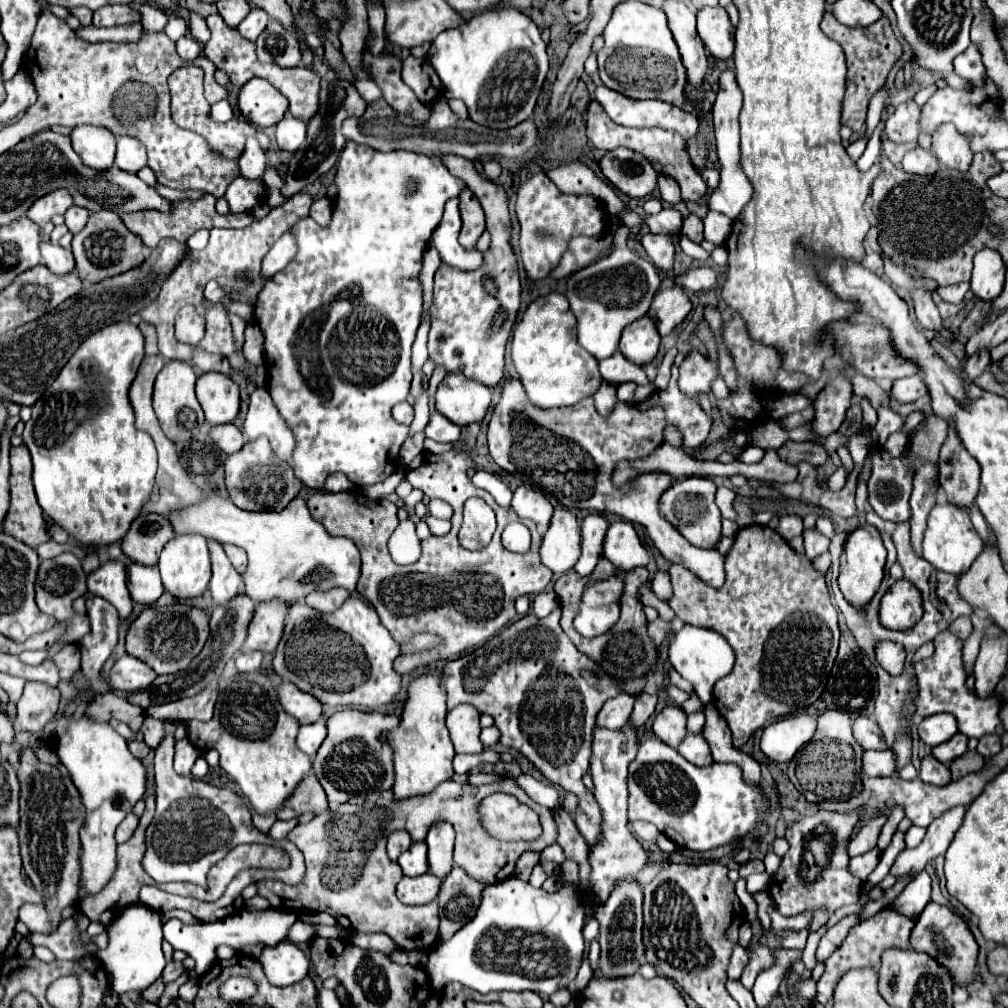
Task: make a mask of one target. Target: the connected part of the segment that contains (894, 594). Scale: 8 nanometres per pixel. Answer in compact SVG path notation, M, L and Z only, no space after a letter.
M897 580L881 598L879 622L887 630L909 630L921 618L921 594L905 580Z

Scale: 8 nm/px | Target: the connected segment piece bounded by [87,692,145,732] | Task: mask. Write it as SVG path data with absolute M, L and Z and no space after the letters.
M109 692L103 696L95 696L95 702L87 708L87 716L93 720L99 720L99 722L117 718L117 720L125 722L133 732L137 732L143 724L145 712L139 706L129 704L125 698L119 698L113 692Z

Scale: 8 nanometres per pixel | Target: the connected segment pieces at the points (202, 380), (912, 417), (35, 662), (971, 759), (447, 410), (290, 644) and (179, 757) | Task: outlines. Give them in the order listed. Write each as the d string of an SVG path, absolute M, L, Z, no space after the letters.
M207 372L197 378L197 400L211 426L231 424L239 414L239 388L219 372Z
M917 410L917 412L911 412L911 414L905 418L905 424L903 424L903 430L901 430L901 432L905 432L907 436L911 436L913 430L919 426L919 422L921 422L921 412L919 412L919 410Z
M49 650L24 651L21 653L20 660L29 660L29 665L38 666L48 657L48 654Z
M967 752L963 754L961 758L955 758L951 764L949 764L949 770L951 770L951 776L953 780L959 780L971 772L979 772L981 768L985 766L985 758L979 754L979 752Z
M449 372L437 388L437 412L453 424L467 426L483 420L491 404L491 390L463 374Z
M349 596L333 614L323 614L305 602L289 608L281 642L275 650L273 670L299 690L315 696L325 708L359 708L375 712L391 704L401 690L401 676L393 670L399 644L379 622L371 604Z
M189 740L177 742L175 744L175 772L179 776L191 776L191 766L199 758L199 754L201 752Z

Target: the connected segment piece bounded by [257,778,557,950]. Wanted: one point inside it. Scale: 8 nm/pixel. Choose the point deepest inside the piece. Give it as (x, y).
(362, 897)

